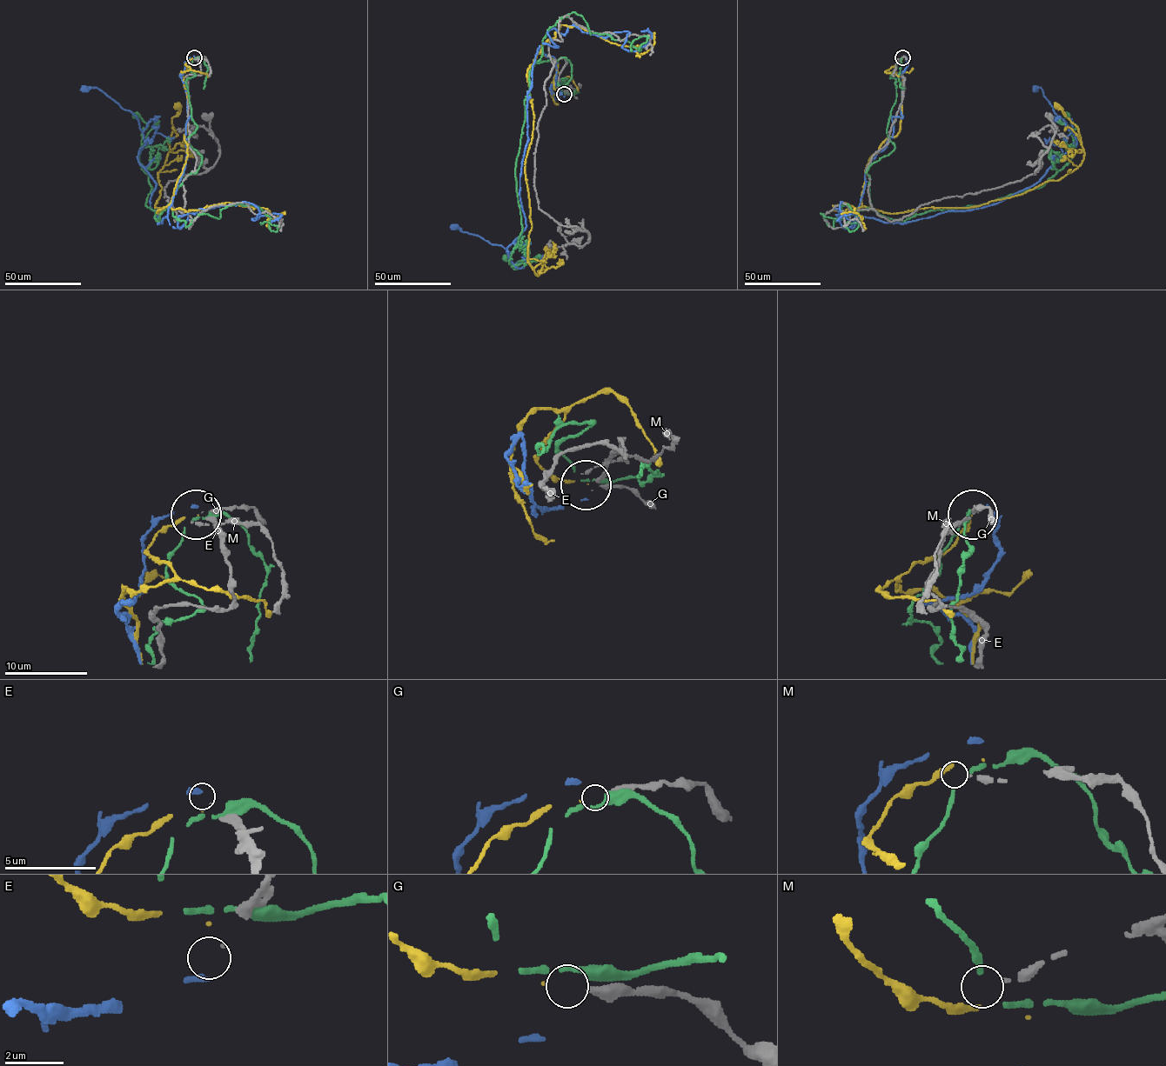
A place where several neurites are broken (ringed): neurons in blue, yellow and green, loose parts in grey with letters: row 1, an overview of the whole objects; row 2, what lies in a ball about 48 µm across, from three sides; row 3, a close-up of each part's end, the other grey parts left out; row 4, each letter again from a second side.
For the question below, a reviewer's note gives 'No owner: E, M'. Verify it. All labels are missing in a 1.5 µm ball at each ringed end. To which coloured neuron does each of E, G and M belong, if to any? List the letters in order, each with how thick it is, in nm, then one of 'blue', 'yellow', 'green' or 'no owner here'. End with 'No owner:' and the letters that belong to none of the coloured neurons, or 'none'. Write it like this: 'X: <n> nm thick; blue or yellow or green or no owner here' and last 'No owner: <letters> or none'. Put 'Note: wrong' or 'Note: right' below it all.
E: 50 nm thick; no owner here
G: 380 nm thick; yellow
M: 200 nm thick; no owner here
No owner: E, M
Note: right

